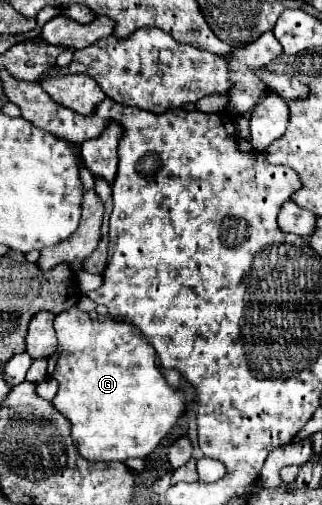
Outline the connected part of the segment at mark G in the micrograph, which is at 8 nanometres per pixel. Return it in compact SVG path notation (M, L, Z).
M77 307L58 313L54 329L58 333L58 351L50 357L50 361L56 361L50 377L60 383L60 389L52 403L72 423L72 439L80 455L90 461L124 461L152 453L184 413L184 393L166 383L156 367L152 347L130 325L118 323L110 315L90 319L88 313Z

